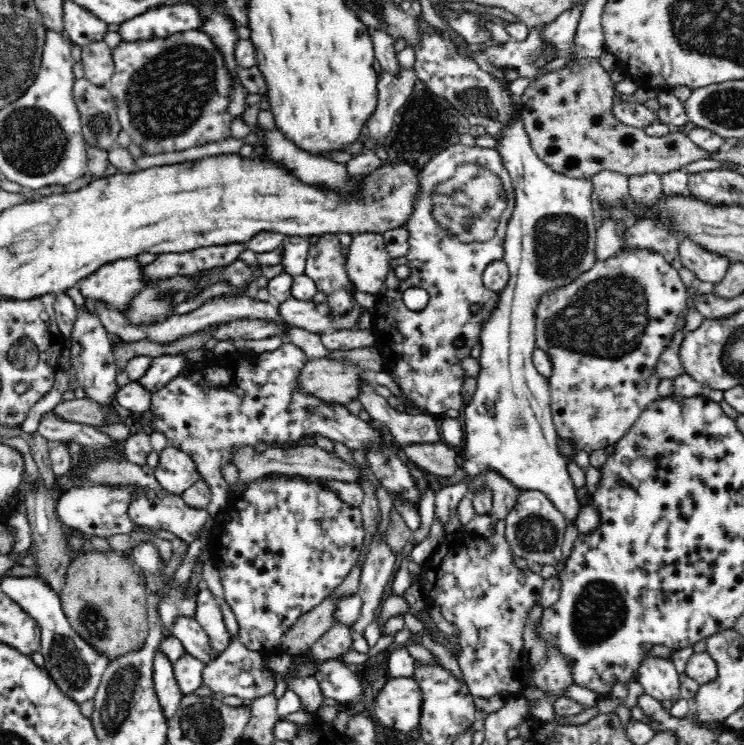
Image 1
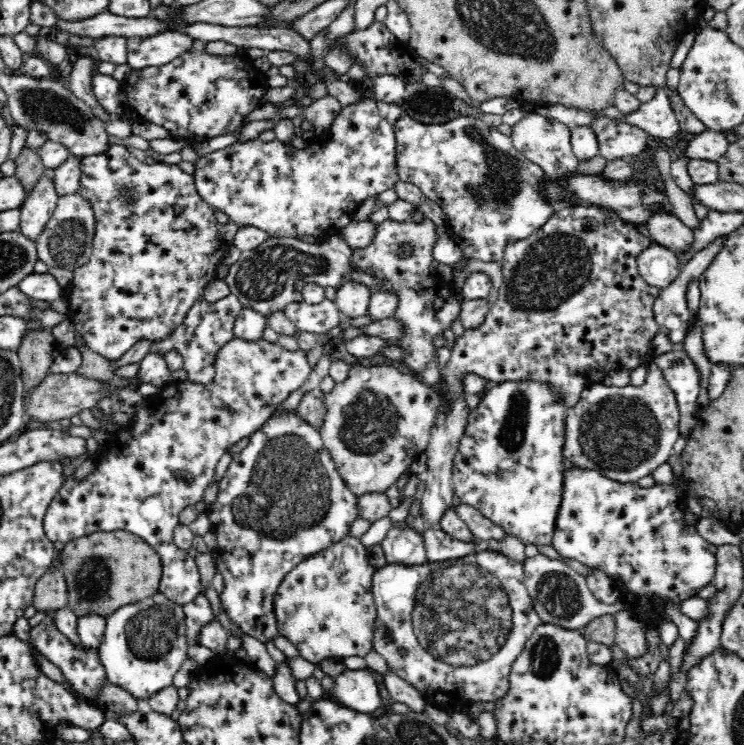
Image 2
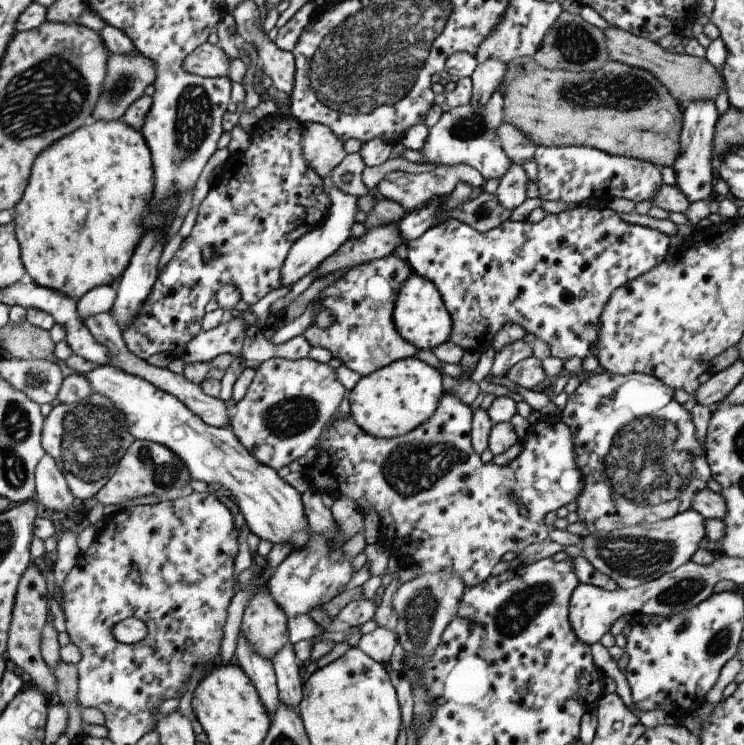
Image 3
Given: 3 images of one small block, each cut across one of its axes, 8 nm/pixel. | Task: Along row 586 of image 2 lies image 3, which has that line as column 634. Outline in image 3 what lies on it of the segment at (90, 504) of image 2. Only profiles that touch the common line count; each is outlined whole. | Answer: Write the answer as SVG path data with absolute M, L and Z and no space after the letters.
M538 145L534 158L538 167L535 183L542 200L580 204L588 199L609 202L613 198L622 197L637 203L652 200L657 188L664 184L660 169L651 162L611 155L594 147Z

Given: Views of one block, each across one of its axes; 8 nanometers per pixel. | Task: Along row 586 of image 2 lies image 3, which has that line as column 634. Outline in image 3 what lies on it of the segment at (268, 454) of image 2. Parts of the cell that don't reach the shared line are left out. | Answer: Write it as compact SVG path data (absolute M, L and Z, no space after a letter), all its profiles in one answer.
M584 205L567 209L561 213L548 213L544 219L538 223L530 223L527 220L520 222L504 221L500 226L493 228L485 233L479 233L468 224L456 219L438 220L422 236L406 242L407 260L412 265L413 272L425 279L431 280L440 292L442 300L450 313L453 325L452 332L448 341L460 345L464 351L477 352L481 354L483 348L490 346L501 326L509 322L515 322L534 336L541 338L546 344L550 345L551 356L556 356L560 360L570 357L578 357L583 360L583 370L594 372L598 370L598 359L594 356L596 352L598 321L608 298L617 288L626 284L629 280L643 275L651 268L664 261L670 248L670 237L663 232L643 227L642 225L630 224L625 221L617 212L607 207L585 207Z

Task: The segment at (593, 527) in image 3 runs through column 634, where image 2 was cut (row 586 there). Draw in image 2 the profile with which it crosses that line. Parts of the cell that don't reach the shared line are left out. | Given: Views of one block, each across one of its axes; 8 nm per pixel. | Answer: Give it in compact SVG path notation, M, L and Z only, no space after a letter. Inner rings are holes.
M492 550L420 566L384 565L373 576L373 599L377 610L373 649L386 659L394 673L416 687L432 706L461 709L470 708L475 702L495 702L506 696L512 663L524 650L534 629L542 623L523 578L522 561ZM386 632L391 634L392 640L386 639ZM400 648L406 650L405 655L400 655Z

